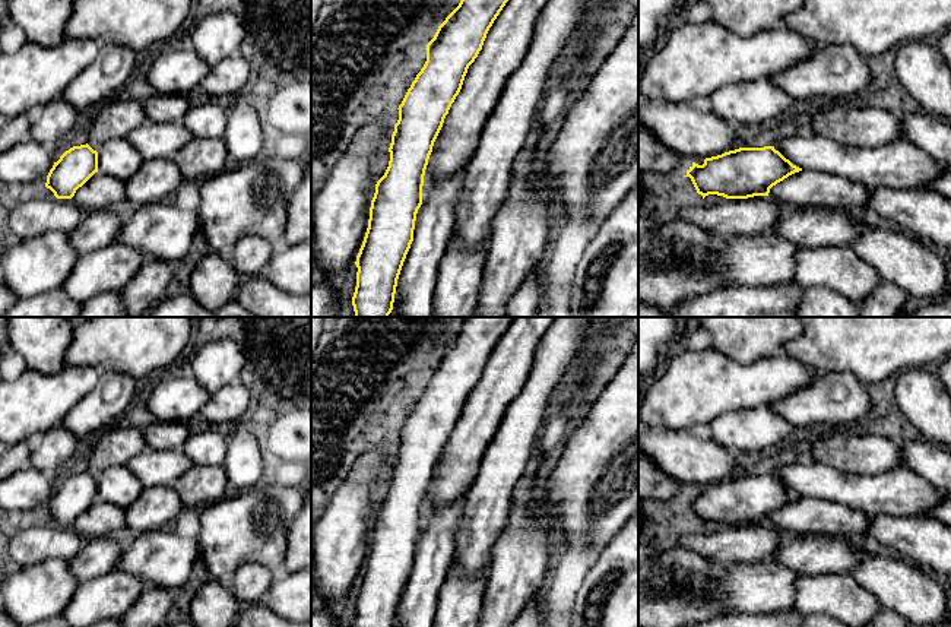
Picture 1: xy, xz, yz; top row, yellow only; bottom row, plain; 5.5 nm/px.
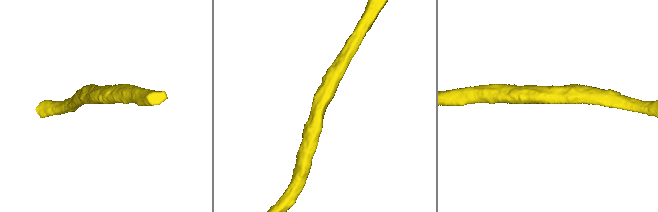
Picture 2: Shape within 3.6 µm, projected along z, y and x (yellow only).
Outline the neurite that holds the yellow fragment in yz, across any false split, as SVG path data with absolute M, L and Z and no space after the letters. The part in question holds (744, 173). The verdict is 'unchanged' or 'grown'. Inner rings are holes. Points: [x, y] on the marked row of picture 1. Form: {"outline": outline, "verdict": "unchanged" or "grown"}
{"outline": "M774 146L739 148L717 156L706 158L703 165L692 162L684 177L690 177L697 193L703 199L709 194L726 199L748 199L754 196L768 196L770 189L789 175L802 171L786 159Z", "verdict": "unchanged"}

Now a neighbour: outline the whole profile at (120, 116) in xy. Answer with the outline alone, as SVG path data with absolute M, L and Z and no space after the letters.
M118 95L105 101L89 127L88 145L98 149L111 139L127 137L146 120L140 98Z

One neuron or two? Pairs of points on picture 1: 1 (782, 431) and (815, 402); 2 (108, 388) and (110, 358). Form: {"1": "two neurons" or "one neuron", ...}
{"1": "two neurons", "2": "two neurons"}

